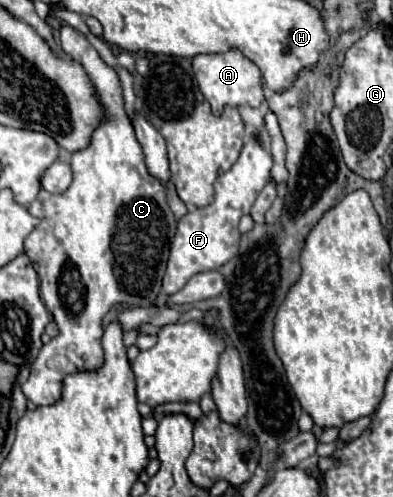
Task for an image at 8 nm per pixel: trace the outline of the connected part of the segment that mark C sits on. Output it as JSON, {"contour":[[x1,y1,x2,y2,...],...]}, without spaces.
{"contour":[[63,25,59,33,61,33,61,49,67,55,71,55,71,59,79,61,85,67,87,75,97,87,101,103,107,111,107,119,93,133,91,145,87,149,73,153,71,187,61,195,53,195,41,189,35,201,27,209,33,217,41,221,25,239,25,253,29,255,29,259,37,269,41,299,45,307,51,311,59,327,59,335,53,337,47,345,43,345,43,349,39,351,39,357,33,361,27,383,21,387,25,397,35,405,57,403,61,399,65,375,71,375,77,371,95,371,103,365,103,349,101,349,103,317,113,307,121,305,121,307,137,309,137,307,153,307,157,303,157,297,161,291,161,279,165,275,165,263,169,257,169,245,175,237,175,227,177,227,175,217,167,205,165,187,157,179,153,179,145,167,141,145,137,143,133,125,127,119,127,113,123,109,121,83,115,69,111,69,99,57,99,53,91,47,87,37,77,29]]}

